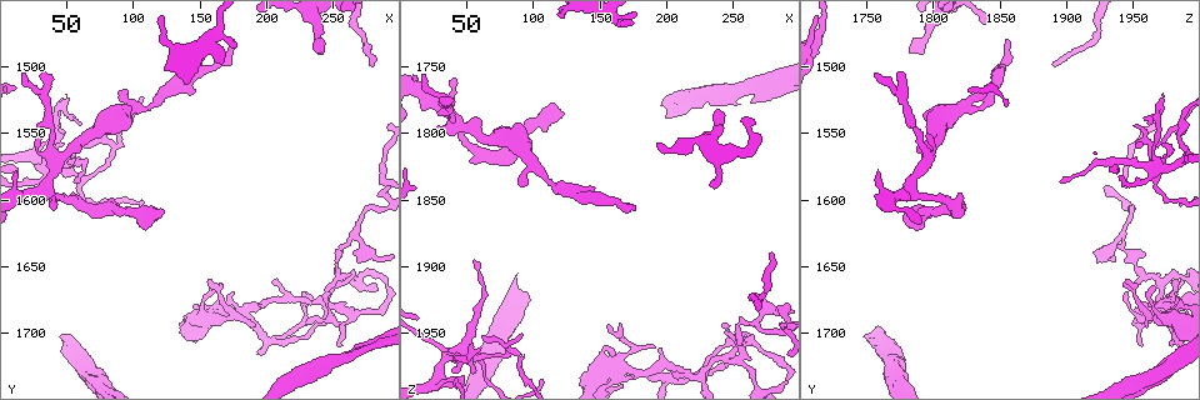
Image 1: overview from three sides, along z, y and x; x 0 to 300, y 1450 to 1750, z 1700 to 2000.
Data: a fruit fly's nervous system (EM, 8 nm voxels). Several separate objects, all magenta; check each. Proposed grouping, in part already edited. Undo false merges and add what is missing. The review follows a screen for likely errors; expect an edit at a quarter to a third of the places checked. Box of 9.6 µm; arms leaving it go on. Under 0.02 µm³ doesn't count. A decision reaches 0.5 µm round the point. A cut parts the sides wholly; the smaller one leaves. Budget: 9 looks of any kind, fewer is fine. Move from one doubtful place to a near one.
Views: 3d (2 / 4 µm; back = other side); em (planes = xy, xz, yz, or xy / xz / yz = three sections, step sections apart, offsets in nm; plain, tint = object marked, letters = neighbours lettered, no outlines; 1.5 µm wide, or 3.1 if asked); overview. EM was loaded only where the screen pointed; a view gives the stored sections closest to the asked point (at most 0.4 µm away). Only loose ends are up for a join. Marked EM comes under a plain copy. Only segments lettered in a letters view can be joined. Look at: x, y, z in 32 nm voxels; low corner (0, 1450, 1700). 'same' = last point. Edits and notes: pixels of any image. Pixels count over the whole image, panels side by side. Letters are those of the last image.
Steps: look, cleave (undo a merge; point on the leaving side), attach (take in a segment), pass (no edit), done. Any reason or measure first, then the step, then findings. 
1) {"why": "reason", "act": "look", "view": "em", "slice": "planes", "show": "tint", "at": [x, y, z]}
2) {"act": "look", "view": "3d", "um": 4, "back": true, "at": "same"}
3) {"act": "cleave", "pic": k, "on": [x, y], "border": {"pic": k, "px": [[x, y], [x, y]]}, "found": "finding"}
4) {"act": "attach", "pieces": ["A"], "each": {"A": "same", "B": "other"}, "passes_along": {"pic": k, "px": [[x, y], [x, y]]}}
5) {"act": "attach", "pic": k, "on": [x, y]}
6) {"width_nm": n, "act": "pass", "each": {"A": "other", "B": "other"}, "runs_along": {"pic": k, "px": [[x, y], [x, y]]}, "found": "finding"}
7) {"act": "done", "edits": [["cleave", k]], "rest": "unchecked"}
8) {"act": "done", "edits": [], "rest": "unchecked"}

{"why": "sharp bend", "act": "look", "view": "3d", "um": 2, "at": [200, 1704, 1984]}

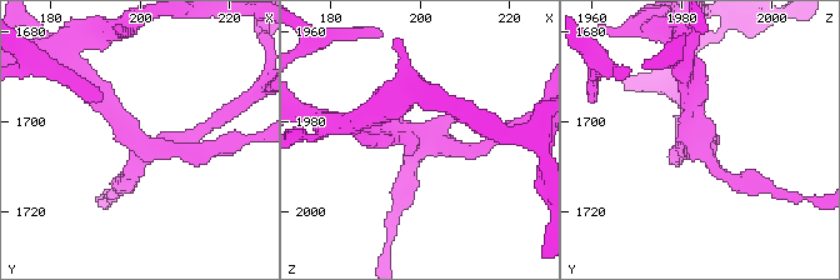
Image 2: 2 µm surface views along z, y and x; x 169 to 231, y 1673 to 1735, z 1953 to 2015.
{"act": "look", "view": "em", "slice": "planes", "show": "letters", "at": [200, 1705, 1984]}

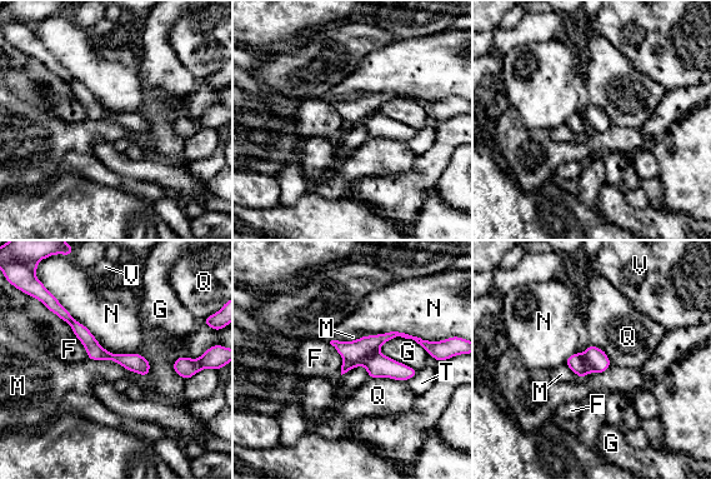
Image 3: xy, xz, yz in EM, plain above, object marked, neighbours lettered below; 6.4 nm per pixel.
{"act": "cleave", "pic": 3, "on": [377, 365], "each": {"F": "other", "G": "other", "M": "other", "N": "other", "Q": "other", "T": "other", "V": "other"}, "part_leaving": {"pic": 3, "px": [[344, 368], [372, 363], [412, 373]]}, "found": "a second neuron is stuck on"}

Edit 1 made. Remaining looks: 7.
{"why": "branch stops here", "act": "look", "view": "3d", "um": 2, "at": [50, 1522, 1972]}

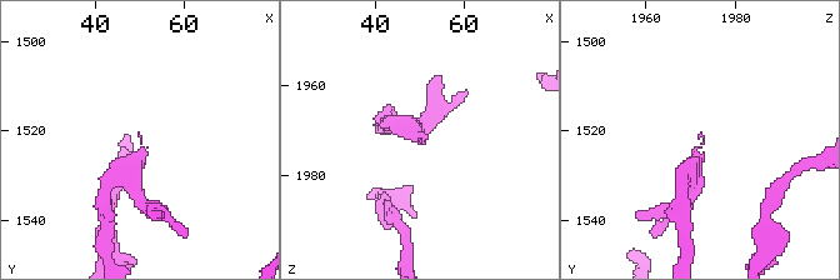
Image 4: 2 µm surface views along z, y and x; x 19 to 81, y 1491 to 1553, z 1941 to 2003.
{"why": "now the EM", "act": "look", "view": "em", "slice": "xz", "step": 4, "show": "tint", "at": [50, 1521, 1972]}

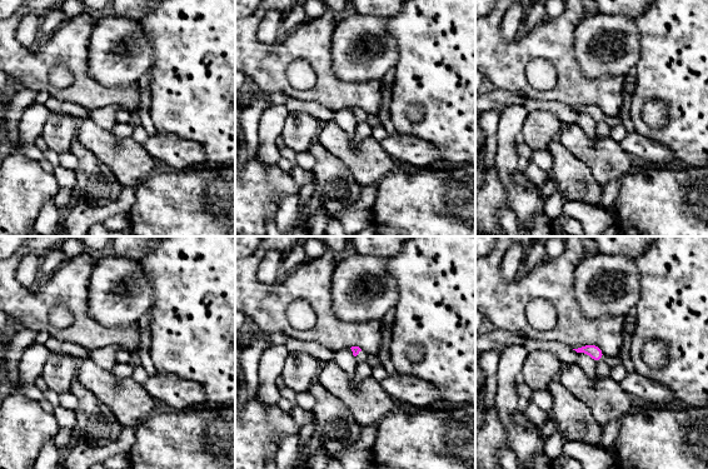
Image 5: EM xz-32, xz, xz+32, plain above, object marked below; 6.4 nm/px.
{"why": "another direction", "act": "look", "view": "em", "slice": "planes", "show": "letters", "at": "same"}

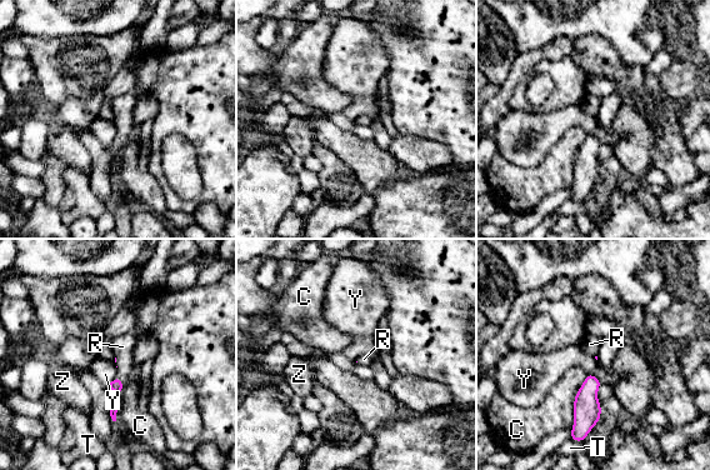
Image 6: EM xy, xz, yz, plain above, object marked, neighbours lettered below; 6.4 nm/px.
{"act": "attach", "pieces": ["R"], "each": {"C": "other", "R": "same", "T": "other", "Y": "other", "Z": "other"}, "passes_along": {"pic": 6, "px": [[116, 385], [121, 380], [123, 346]]}, "found": "the neuron continues"}

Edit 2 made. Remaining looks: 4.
{"act": "look", "view": "overview"}

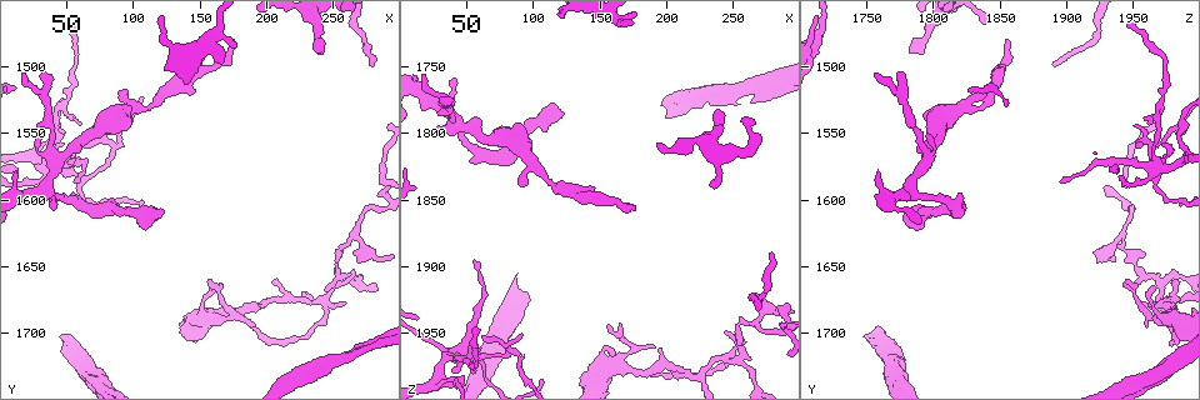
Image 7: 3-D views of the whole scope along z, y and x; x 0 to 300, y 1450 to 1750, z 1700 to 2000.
{"why": "branch stops here", "act": "look", "view": "3d", "um": 2, "at": [56, 1586, 1898]}

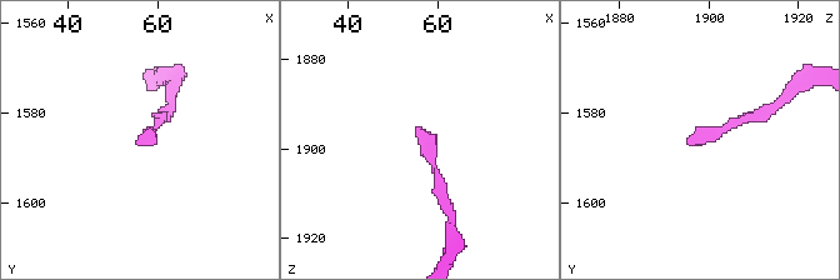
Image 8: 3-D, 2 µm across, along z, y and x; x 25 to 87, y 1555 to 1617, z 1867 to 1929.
{"act": "look", "view": "em", "slice": "xz", "step": 4, "show": "tint", "at": [56, 1587, 1896]}

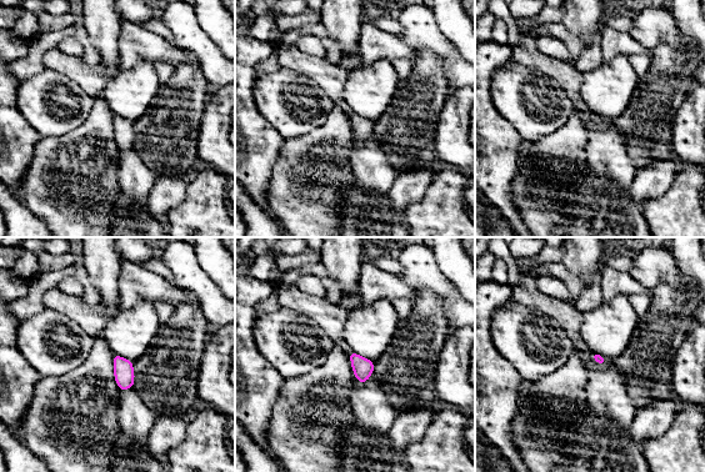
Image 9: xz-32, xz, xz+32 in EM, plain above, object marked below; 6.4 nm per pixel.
{"why": "another direction", "act": "look", "view": "em", "slice": "planes", "show": "letters", "at": "same"}

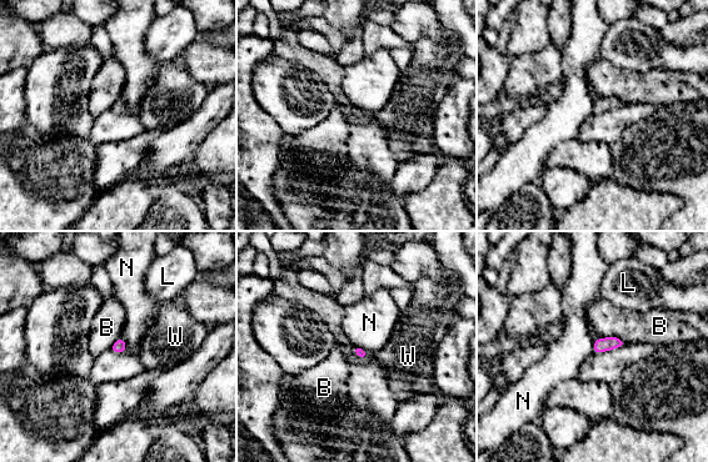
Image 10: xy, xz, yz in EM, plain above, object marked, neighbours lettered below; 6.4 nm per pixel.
{"act": "pass", "each": {"B": "other", "L": "other", "N": "other", "W": "other"}, "border": {"pic": 10, "px": [[120, 337], [125, 344], [125, 351]]}, "found": "no lettered segment goes on from it"}

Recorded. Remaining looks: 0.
{"act": "done", "edits": [["cleave", 3], ["attach", 6]], "rest": "unchecked"}

